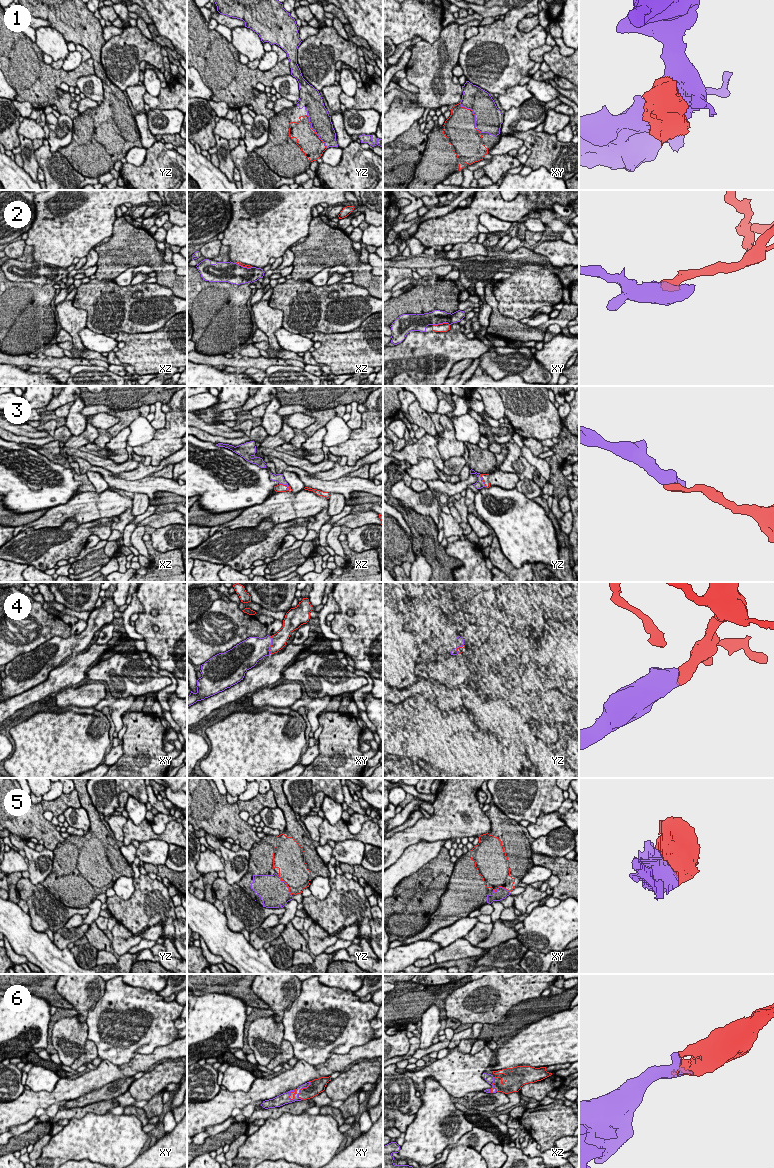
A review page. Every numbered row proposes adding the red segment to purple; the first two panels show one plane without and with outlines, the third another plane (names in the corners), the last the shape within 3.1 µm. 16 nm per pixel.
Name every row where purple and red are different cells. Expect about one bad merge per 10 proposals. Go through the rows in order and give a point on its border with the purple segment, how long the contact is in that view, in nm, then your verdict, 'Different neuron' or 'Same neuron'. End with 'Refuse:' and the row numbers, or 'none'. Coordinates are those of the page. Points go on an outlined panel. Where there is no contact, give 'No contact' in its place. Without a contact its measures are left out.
1: Touches purple at xy (474, 114). Shared border 600 nm. Same neuron
2: Touches purple at xy (441, 323). Shared border 280 nm. Same neuron
3: Touches purple at xz (284, 484). Shared border 200 nm. Same neuron
4: Touches purple at xy (271, 644). Shared border 280 nm. Same neuron
5: Touches purple at yz (286, 886). Shared border 380 nm. Same neuron
6: Touches purple at xz (493, 1085). Shared border 260 nm. Same neuron
Refuse: none

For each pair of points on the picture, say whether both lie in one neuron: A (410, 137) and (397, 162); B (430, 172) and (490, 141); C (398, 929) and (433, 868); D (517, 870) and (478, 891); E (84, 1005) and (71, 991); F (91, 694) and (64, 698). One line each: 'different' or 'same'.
A: same
B: same
C: same
D: same
E: same
F: same

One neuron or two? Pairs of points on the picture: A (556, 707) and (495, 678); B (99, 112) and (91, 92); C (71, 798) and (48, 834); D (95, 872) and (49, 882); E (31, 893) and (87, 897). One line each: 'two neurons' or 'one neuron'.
A: one neuron
B: two neurons
C: one neuron
D: one neuron
E: two neurons

